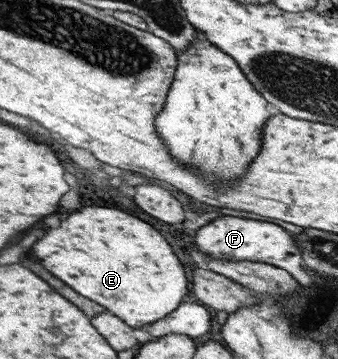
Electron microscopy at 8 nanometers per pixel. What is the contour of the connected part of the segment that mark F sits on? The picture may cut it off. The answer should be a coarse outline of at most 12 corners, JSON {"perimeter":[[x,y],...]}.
{"perimeter":[[221,215],[191,233],[206,256],[313,279],[291,233],[277,224]]}

